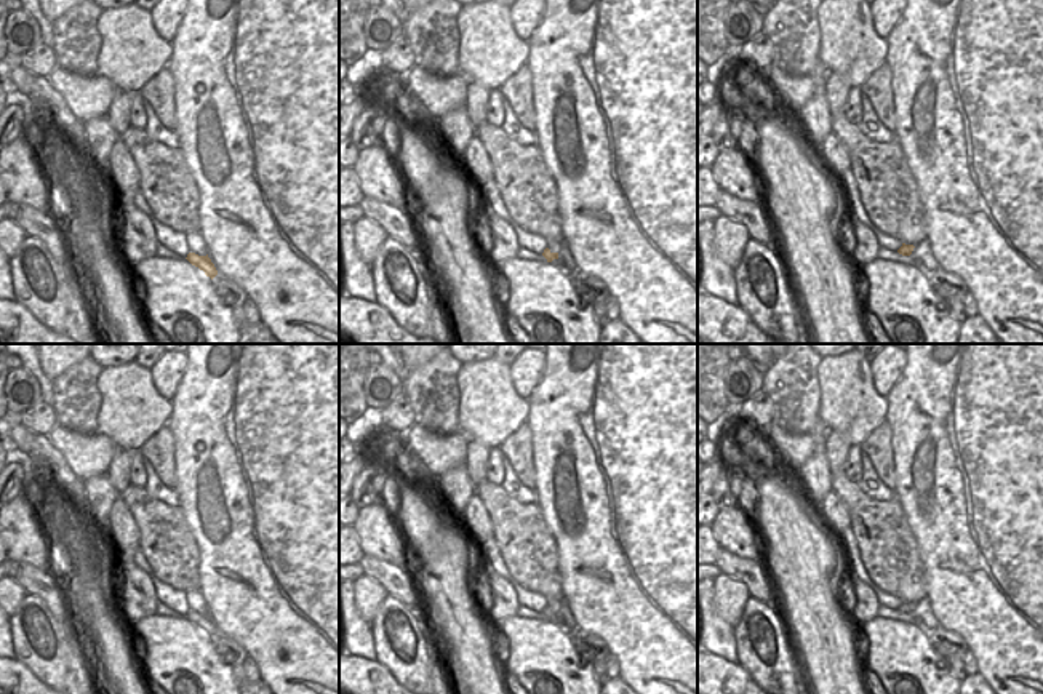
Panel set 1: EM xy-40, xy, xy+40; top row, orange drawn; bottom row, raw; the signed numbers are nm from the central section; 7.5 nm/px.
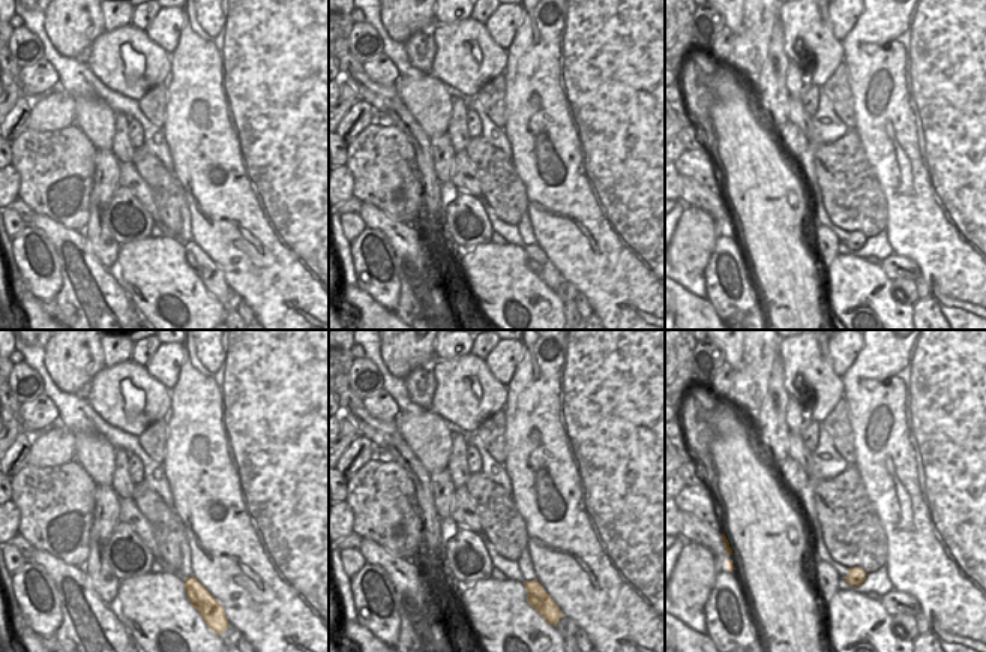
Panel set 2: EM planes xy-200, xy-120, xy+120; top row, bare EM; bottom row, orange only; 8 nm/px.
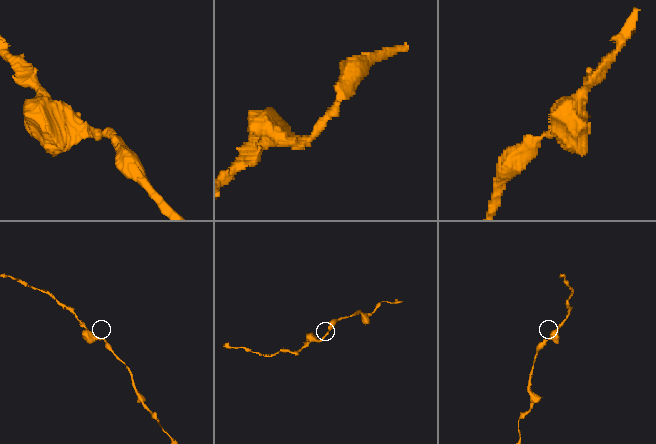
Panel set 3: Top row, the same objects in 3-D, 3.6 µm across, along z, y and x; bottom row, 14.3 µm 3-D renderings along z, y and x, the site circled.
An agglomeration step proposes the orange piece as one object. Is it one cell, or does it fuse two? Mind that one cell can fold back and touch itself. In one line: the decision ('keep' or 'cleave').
keep

